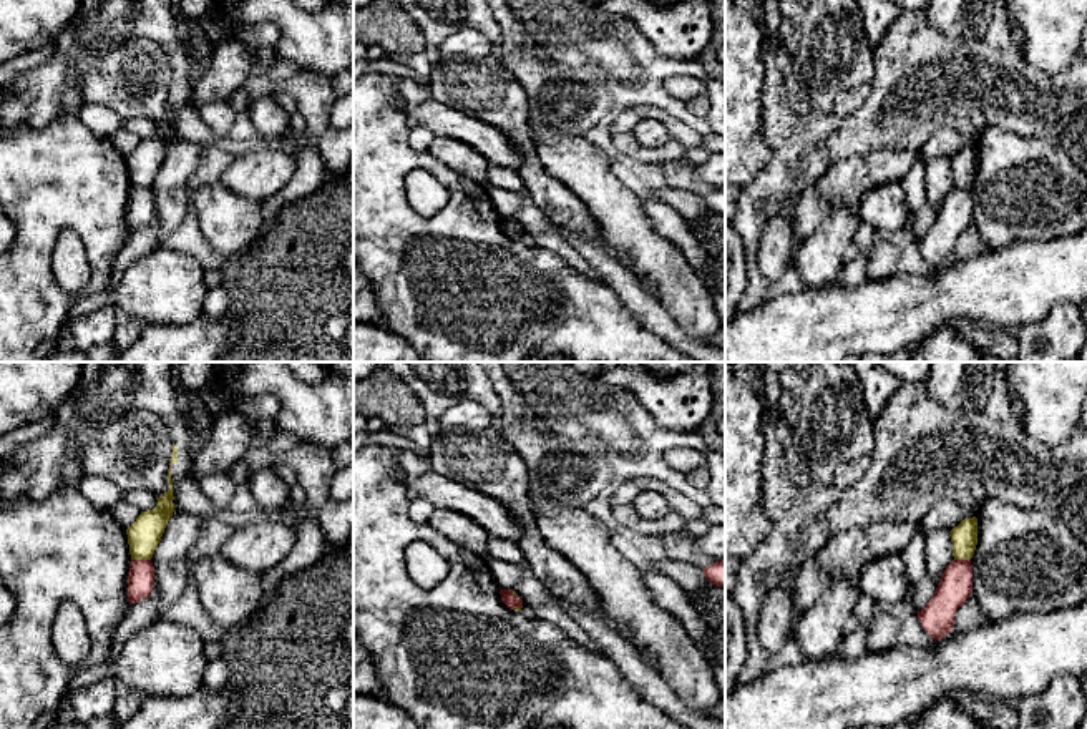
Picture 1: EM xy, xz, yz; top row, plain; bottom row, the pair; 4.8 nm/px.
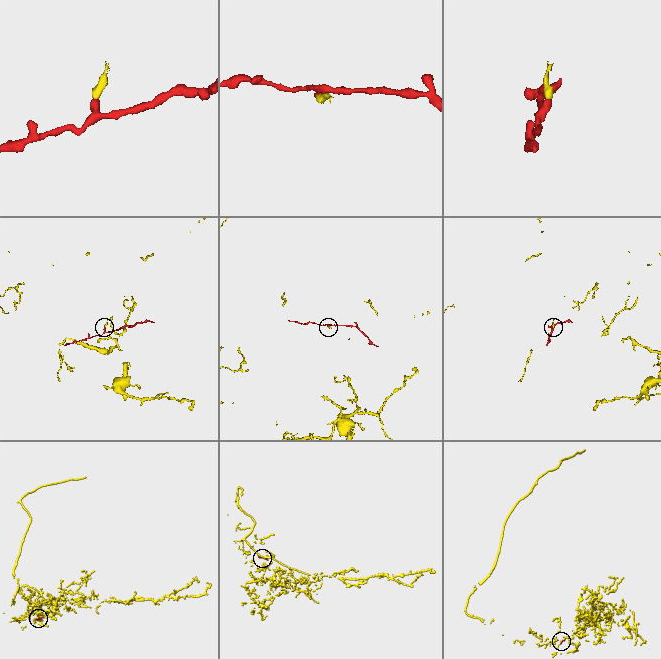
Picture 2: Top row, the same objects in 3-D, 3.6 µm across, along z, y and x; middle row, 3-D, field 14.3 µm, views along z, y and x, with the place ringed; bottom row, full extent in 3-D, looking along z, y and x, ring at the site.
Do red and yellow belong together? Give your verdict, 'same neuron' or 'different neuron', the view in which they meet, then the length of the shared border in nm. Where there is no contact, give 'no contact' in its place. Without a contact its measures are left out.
different neuron | xy | 100 nm

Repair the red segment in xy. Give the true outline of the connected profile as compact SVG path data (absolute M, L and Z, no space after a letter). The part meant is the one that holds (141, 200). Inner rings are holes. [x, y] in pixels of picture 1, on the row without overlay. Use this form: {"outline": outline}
{"outline": "M131 188L128 199L129 232L146 228L154 211L154 194L151 188Z"}

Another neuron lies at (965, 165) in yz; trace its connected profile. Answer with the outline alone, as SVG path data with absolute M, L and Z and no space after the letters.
M964 146L949 161L954 188L971 188L977 173L977 146Z

